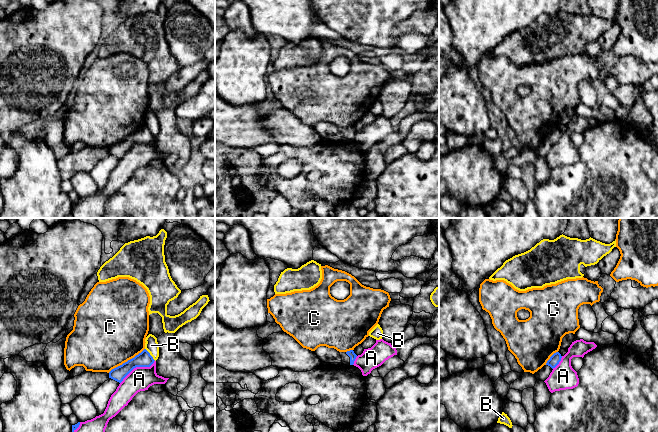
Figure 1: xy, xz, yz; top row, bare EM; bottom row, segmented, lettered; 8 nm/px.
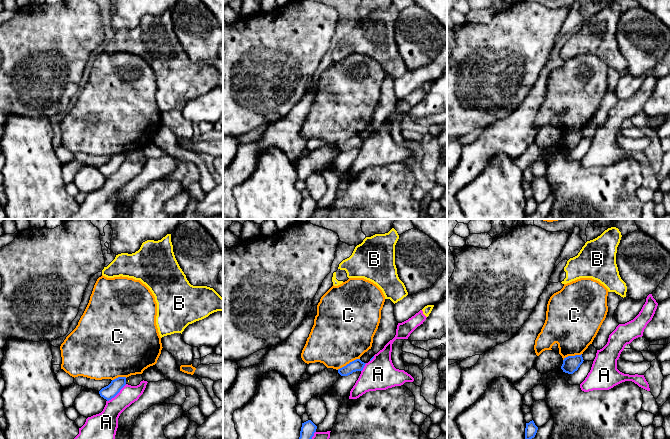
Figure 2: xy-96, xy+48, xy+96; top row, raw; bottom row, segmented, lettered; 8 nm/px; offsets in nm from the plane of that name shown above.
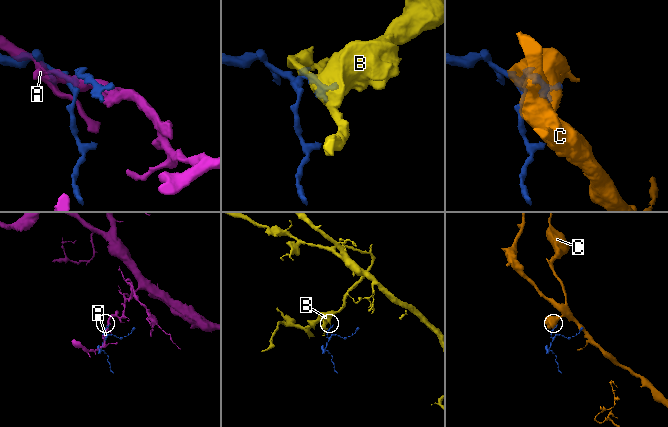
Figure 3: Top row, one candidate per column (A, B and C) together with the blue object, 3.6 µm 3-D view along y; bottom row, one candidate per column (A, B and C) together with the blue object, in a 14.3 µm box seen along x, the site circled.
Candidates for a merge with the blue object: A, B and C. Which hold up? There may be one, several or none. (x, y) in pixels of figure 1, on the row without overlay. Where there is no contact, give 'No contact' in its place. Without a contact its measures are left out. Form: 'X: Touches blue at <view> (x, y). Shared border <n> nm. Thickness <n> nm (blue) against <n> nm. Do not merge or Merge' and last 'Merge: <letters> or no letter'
A: Touches blue at xy (137, 142). Shared border 340 nm. Thickness 120 nm (blue) against 190 nm. Do not merge
B: Touches blue at xy (149, 130). Shared border 130 nm. Thickness 120 nm (blue) against 110 nm. Do not merge
C: Touches blue at xy (127, 137). Shared border 360 nm. Thickness 120 nm (blue) against 500 nm. Do not merge
Merge: no letter

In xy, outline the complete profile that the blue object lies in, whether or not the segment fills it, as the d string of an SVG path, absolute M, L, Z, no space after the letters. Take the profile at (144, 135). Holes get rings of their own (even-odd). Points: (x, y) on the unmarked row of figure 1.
M144 125L134 134L128 136L122 141L112 145L109 148L109 154L121 159L123 155L136 143L150 143L154 139L153 133Z

